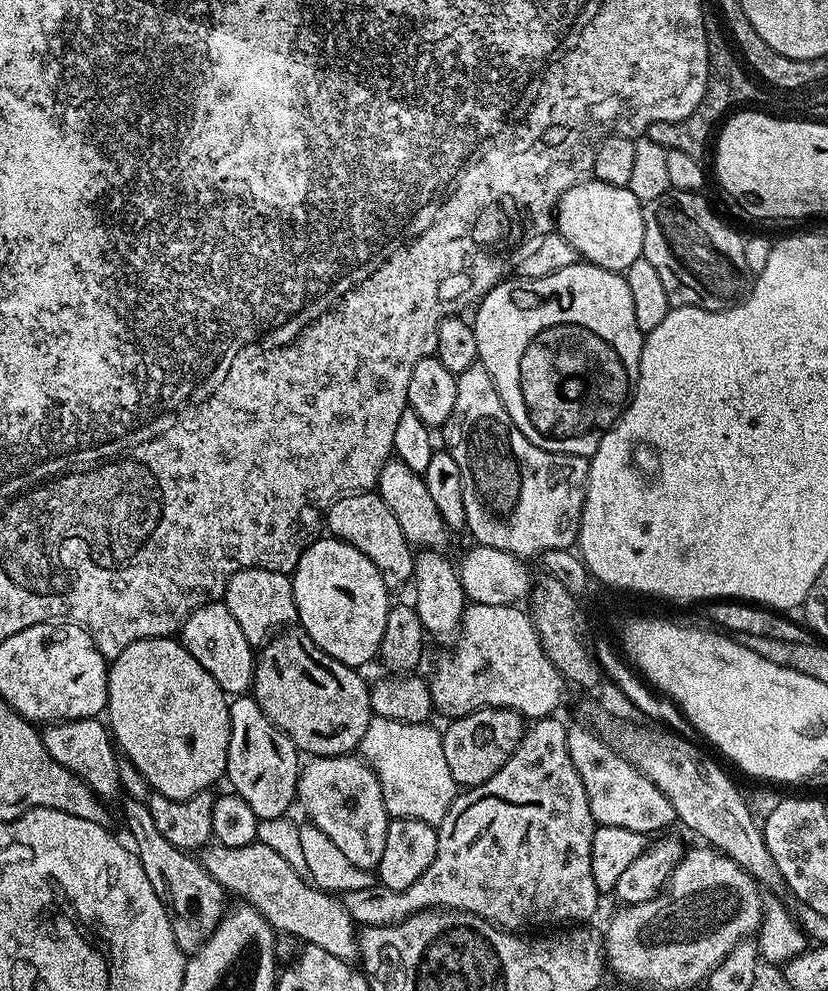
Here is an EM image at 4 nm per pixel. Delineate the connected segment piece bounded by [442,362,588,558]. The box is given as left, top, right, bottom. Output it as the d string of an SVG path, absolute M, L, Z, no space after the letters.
M479 362L471 364L465 372L459 373L456 378L456 385L458 386L458 398L454 398L454 410L450 410L450 418L444 423L442 429L443 447L452 455L454 462L458 462L458 470L462 474L462 494L466 502L466 528L467 531L472 531L473 541L476 544L485 544L486 546L494 546L498 550L506 550L521 558L539 557L545 549L571 549L577 543L580 535L584 491L588 485L588 460L583 456L567 456L565 452L547 452L534 446L534 442L530 442L530 438L526 438L526 434L522 434L522 430L518 430L518 426L514 426L502 398L483 364Z

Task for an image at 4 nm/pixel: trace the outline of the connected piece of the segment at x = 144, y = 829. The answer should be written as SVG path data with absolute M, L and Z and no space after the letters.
M127 795L122 801L136 857L142 862L142 870L146 870L146 878L150 878L150 886L154 886L154 894L158 894L158 898L164 903L164 908L170 916L174 938L185 954L196 952L210 938L225 914L224 887L210 875L197 857L196 860L192 857L195 855L162 838L158 826L154 826L154 817L150 815L147 803L135 801Z

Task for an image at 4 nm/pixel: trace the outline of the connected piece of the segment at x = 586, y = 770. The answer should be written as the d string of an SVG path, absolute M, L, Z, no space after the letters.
M576 724L568 728L566 746L570 750L570 762L586 786L586 798L590 802L590 814L597 825L622 826L626 830L638 830L645 834L660 834L674 824L676 811L670 802L633 764L626 762L603 735L597 734L591 727Z

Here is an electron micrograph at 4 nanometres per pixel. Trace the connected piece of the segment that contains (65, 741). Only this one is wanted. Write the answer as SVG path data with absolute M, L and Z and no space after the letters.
M103 719L62 720L47 725L42 735L46 750L50 750L50 758L54 758L54 762L66 766L66 770L82 778L82 782L90 786L95 796L108 802L111 801L111 796L121 795L118 749Z

